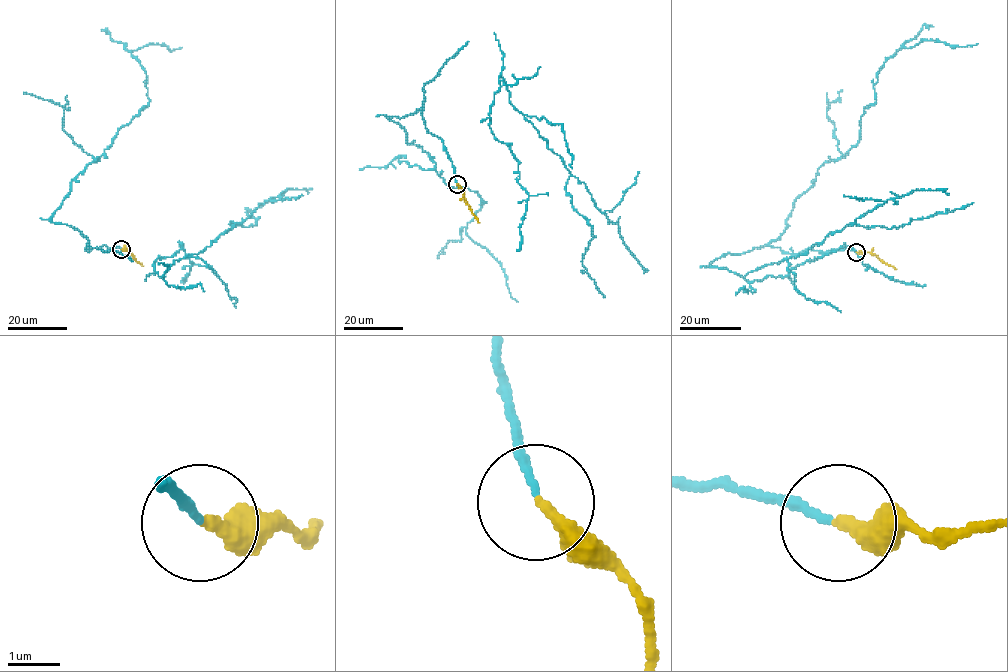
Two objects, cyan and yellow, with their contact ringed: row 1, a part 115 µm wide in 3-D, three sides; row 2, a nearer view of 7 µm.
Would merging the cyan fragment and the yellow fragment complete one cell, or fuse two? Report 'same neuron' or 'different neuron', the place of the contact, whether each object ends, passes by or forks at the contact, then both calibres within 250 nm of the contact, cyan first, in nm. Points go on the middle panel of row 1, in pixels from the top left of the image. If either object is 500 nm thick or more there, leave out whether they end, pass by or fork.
same neuron; at (457, 184); cyan ends there; yellow ends there; 150 nm thick on the cyan side, 280 nm on the other

